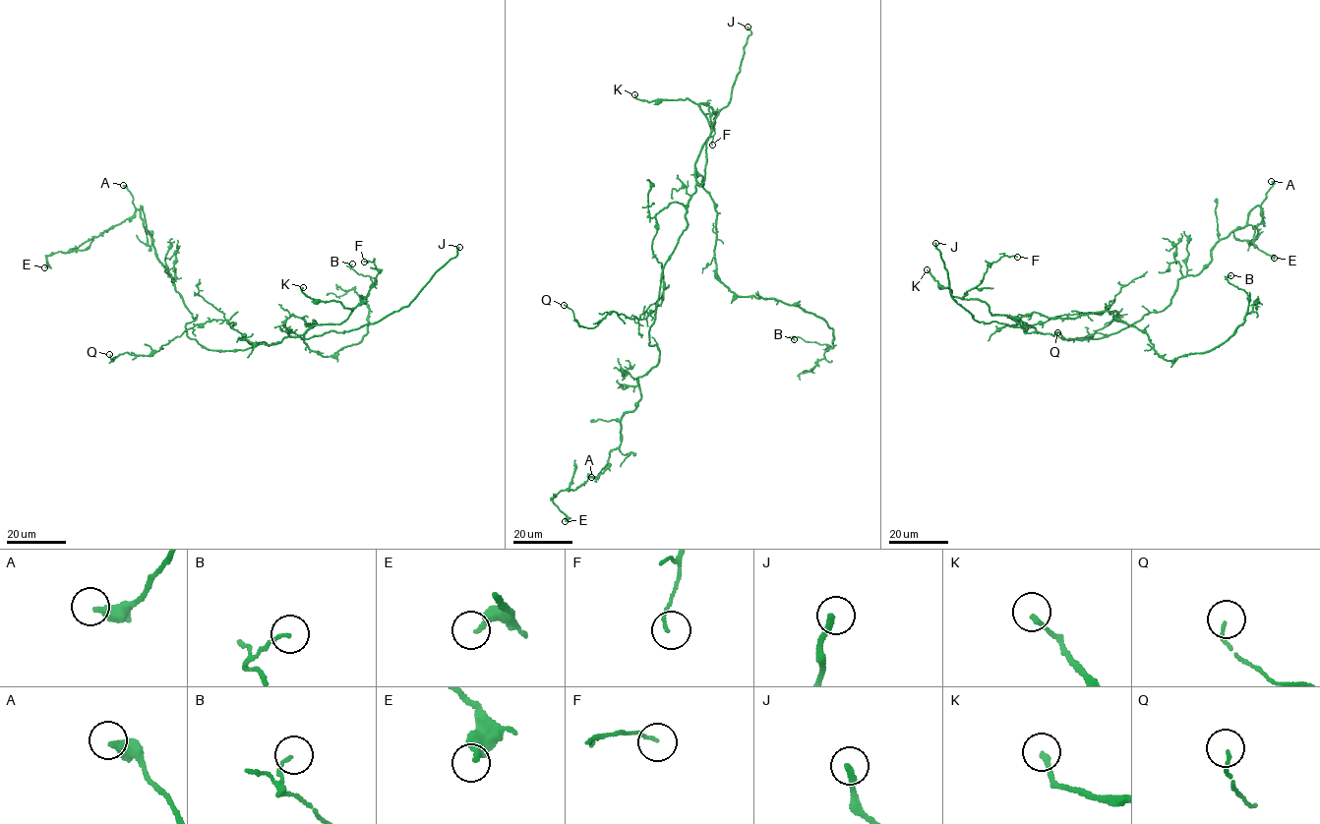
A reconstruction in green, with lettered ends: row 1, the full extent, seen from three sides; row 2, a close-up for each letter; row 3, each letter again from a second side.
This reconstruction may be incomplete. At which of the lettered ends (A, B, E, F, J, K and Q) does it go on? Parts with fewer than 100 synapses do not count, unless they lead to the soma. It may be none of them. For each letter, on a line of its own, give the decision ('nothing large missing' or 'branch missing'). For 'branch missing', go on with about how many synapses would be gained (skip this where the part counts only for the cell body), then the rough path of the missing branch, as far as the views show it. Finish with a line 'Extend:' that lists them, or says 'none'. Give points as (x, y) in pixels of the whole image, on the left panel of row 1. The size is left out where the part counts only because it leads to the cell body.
A: nothing large missing
B: nothing large missing
E: nothing large missing
F: nothing large missing
J: branch missing
K: nothing large missing
Q: nothing large missing
Extend: J

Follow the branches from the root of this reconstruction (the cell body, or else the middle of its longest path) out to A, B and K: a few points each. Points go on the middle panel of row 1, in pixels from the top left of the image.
A: (682, 234), (662, 269), (649, 328), (659, 360), (638, 377), (641, 397), (621, 418), (620, 446), (591, 477)
B: (682, 234), (696, 171), (717, 213), (717, 278), (739, 296), (814, 313), (834, 338), (827, 350), (794, 339)
K: (682, 234), (709, 122), (688, 98), (648, 102), (634, 94)

